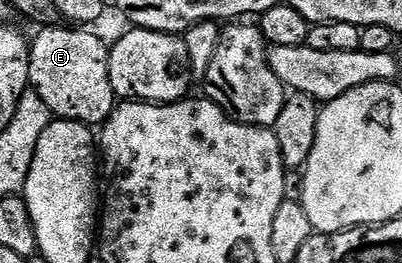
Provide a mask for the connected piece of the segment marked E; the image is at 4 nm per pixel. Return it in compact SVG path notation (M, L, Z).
M68 25L37 30L36 40L31 40L28 52L28 78L31 90L46 101L55 118L102 125L116 110L118 100L110 85L109 44L88 31L91 30L73 29Z

